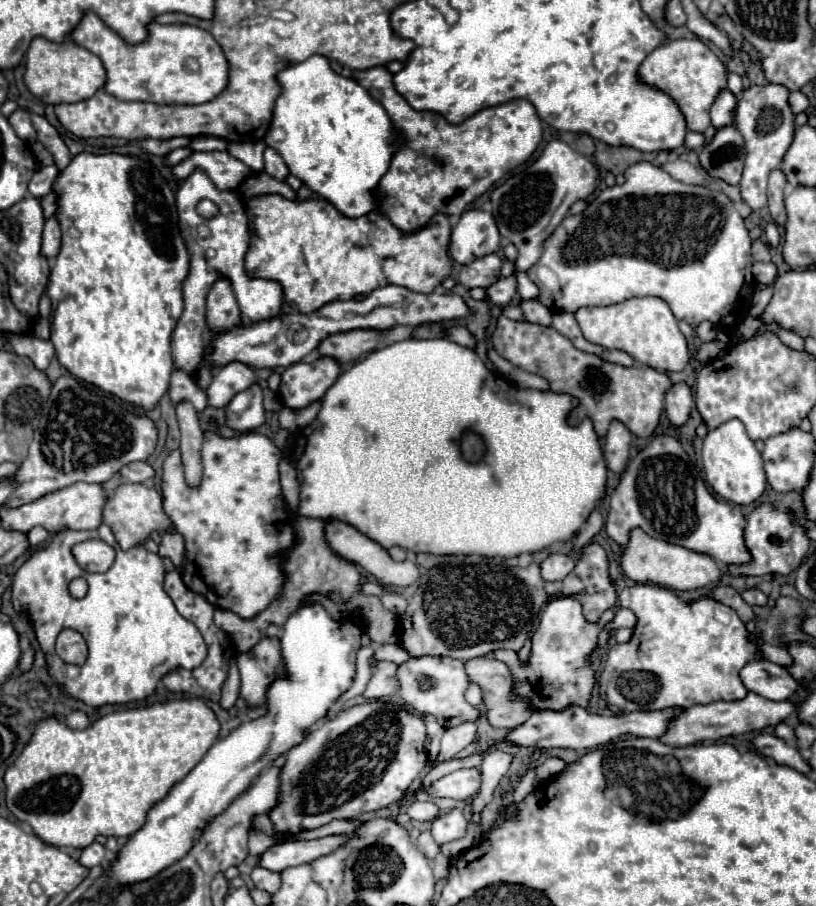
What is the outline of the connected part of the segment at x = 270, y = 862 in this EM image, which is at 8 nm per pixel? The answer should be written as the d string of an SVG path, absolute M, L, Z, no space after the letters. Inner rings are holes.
M341 834L341 836L327 836L327 838L319 838L319 840L309 840L309 842L275 844L259 856L257 866L267 868L271 872L283 872L285 868L301 866L301 864L313 862L313 860L333 852L347 838L349 838L349 834Z

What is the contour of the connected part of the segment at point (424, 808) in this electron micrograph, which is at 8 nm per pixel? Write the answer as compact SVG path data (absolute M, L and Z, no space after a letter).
M411 802L405 812L413 818L413 820L433 820L439 814L439 808L433 802Z

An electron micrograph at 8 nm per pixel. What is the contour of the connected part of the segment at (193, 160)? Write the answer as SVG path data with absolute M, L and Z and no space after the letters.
M193 152L189 158L173 166L173 178L183 182L193 174L193 170L203 170L219 190L229 192L235 192L251 174L249 166L233 158L229 152Z

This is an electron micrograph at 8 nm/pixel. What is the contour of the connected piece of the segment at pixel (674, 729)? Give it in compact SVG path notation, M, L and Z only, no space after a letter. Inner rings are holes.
M749 692L747 698L737 700L737 702L719 700L719 702L711 702L711 704L699 704L699 706L685 708L685 712L681 712L669 720L667 732L659 740L669 746L691 746L691 744L703 742L703 740L719 740L719 738L727 738L727 736L739 736L745 732L759 732L767 726L775 726L775 724L783 722L793 710L795 710L795 706L789 700L771 702L771 700L765 700L763 696Z

